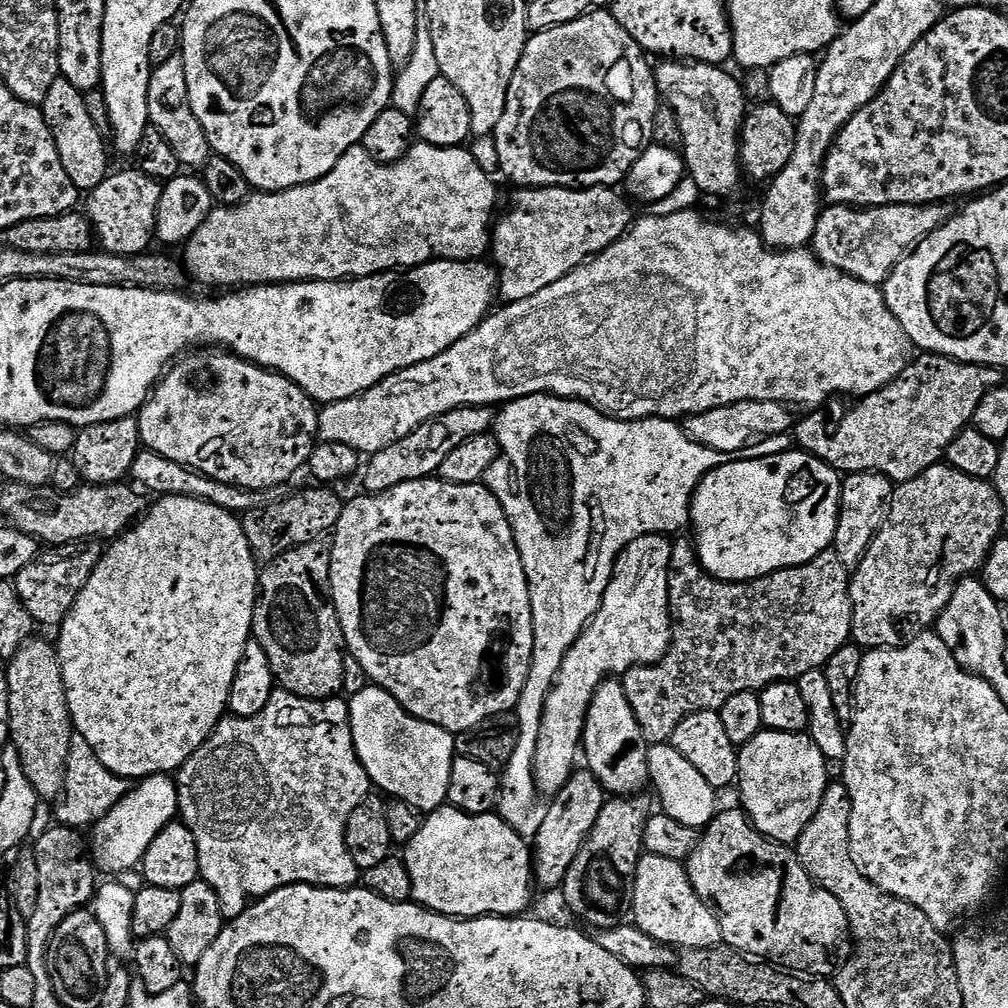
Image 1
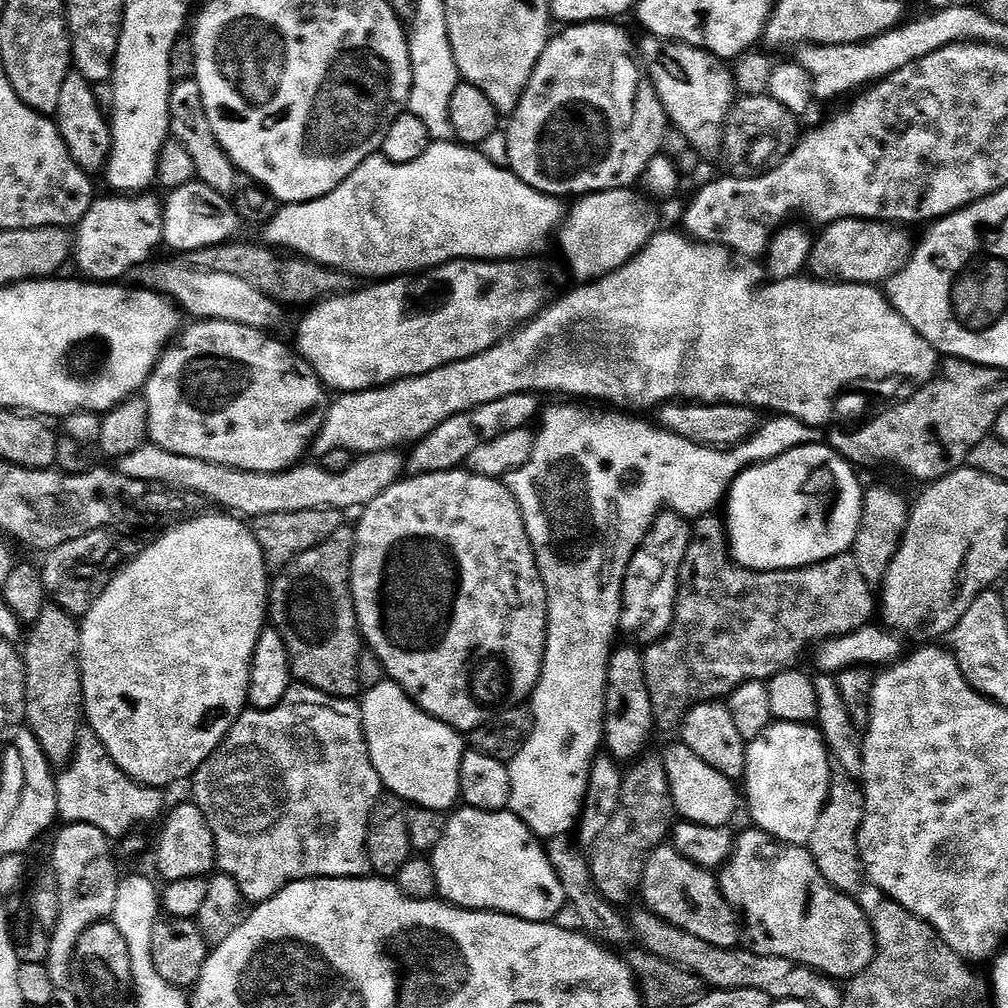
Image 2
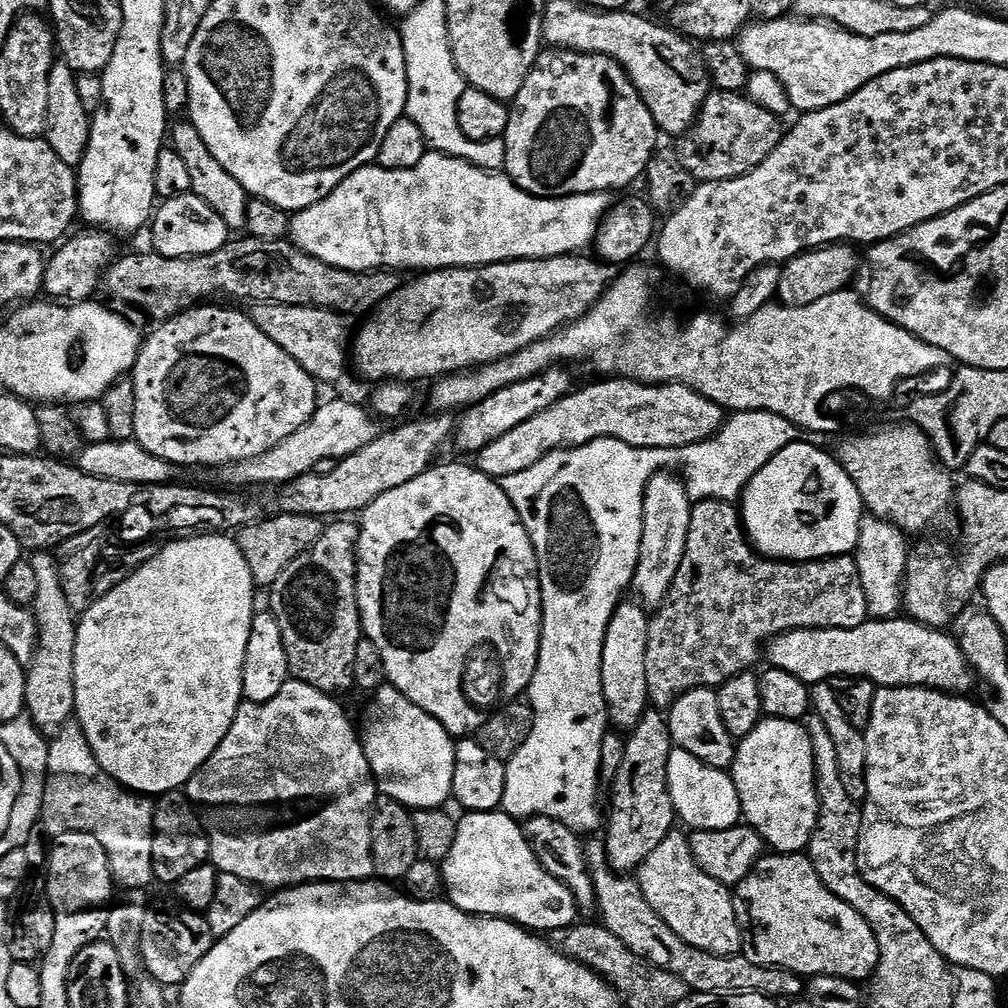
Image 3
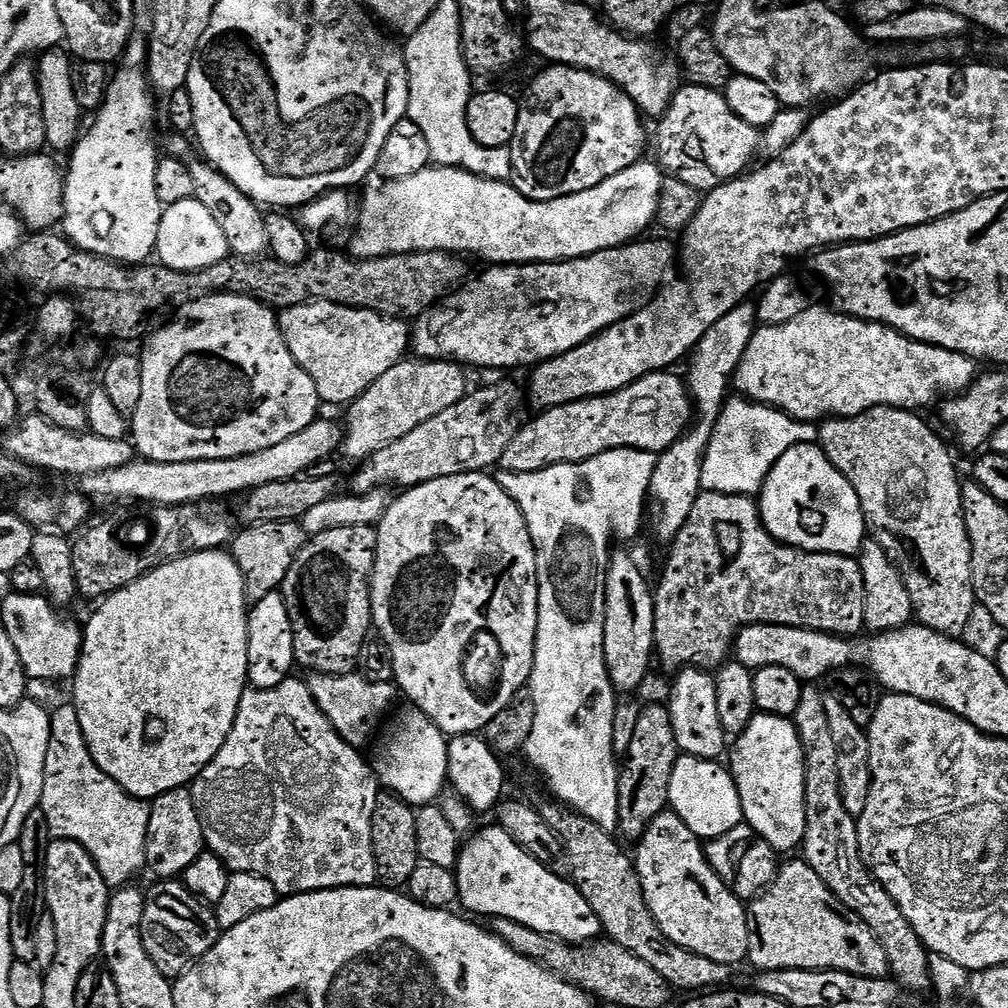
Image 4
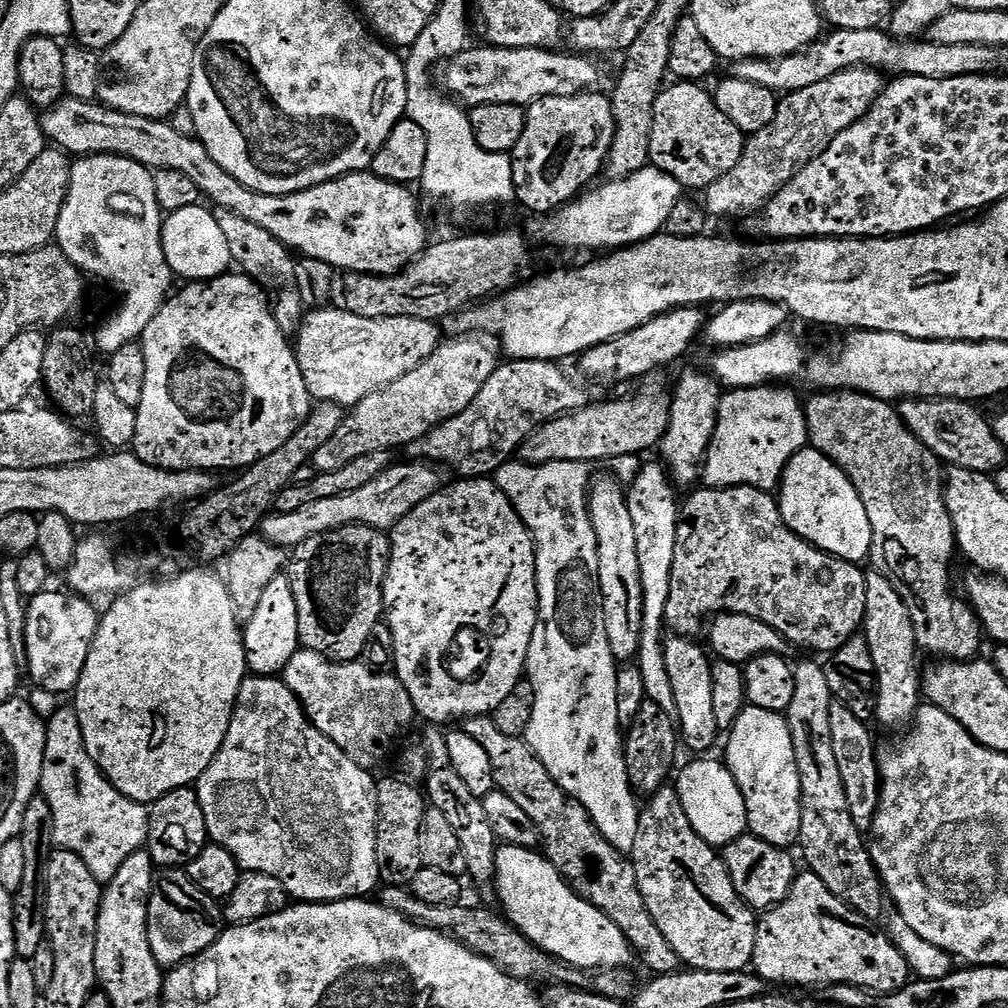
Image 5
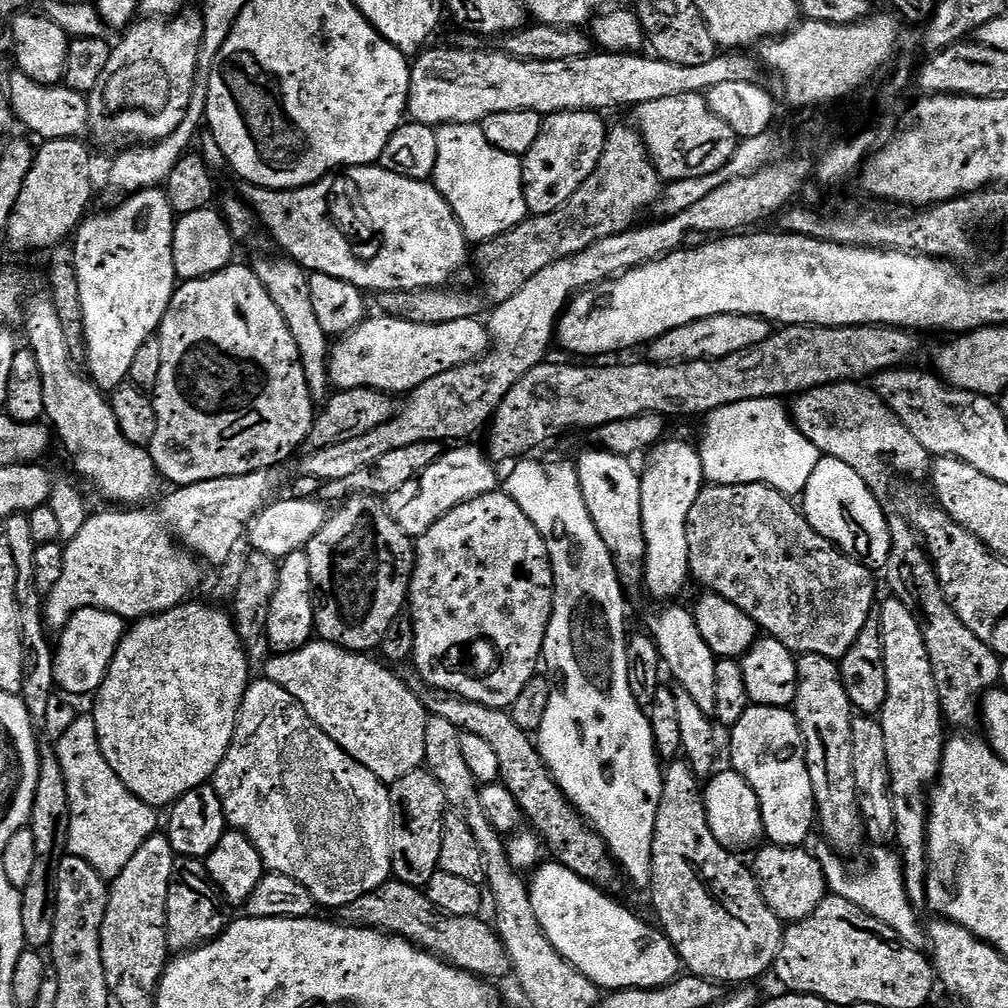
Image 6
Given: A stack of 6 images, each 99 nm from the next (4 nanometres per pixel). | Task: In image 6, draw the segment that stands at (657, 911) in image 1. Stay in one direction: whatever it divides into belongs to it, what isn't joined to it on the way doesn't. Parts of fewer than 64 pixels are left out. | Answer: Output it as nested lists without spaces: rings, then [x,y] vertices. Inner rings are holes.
[[[676,764],[669,772],[667,769],[663,773],[660,798],[656,801],[656,820],[650,841],[652,908],[660,919],[659,931],[691,975],[701,976],[721,986],[740,986],[752,982],[755,976],[762,975],[767,968],[769,971],[775,965],[782,922],[761,898],[751,871],[745,865],[744,868],[740,865],[741,857],[729,852],[713,836],[708,835],[708,820],[704,817],[698,784],[696,788],[689,765],[684,764]]]

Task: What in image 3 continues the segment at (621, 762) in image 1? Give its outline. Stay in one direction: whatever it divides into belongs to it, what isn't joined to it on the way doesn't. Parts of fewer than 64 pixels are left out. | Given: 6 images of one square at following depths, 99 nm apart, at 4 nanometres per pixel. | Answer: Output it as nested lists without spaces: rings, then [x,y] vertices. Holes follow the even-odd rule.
[[[621,602],[610,618],[602,646],[602,690],[608,711],[608,722],[613,729],[635,728],[642,714],[649,711],[646,686],[646,642],[650,616],[639,603]]]

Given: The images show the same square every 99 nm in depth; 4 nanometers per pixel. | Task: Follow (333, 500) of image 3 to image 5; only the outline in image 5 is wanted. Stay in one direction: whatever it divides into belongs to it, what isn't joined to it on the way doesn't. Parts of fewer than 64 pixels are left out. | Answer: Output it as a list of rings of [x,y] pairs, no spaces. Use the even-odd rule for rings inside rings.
[[[513,359],[504,363],[486,380],[482,390],[478,390],[478,398],[474,398],[462,414],[407,445],[406,452],[412,455],[409,457],[413,461],[435,462],[440,466],[449,464],[464,478],[488,478],[509,463],[543,424],[593,403],[589,385],[579,384],[574,377],[567,376],[559,363]]]

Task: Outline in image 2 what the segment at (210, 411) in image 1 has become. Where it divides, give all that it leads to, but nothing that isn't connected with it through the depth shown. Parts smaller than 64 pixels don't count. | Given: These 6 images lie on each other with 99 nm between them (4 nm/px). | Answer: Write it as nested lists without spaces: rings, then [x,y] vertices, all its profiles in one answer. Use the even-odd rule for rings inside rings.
[[[198,320],[189,325],[189,328],[187,325],[164,349],[160,361],[156,363],[156,369],[148,376],[148,382],[142,389],[142,399],[148,411],[148,440],[162,450],[170,450],[170,454],[182,454],[186,458],[198,458],[202,462],[210,462],[223,468],[237,468],[242,472],[284,472],[293,467],[301,459],[299,456],[309,451],[312,441],[324,425],[324,386],[307,371],[299,372],[296,369],[297,361],[294,358],[292,361],[283,346],[278,341],[271,340],[268,332],[259,332],[250,326],[221,320]]]

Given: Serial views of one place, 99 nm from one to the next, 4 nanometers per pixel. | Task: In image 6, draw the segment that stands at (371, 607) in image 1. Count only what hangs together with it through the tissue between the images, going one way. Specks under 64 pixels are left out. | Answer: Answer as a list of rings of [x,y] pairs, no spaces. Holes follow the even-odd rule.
[[[497,490],[454,506],[452,510],[431,524],[421,536],[415,537],[414,544],[416,544],[416,565],[412,568],[412,577],[408,580],[408,588],[406,584],[406,608],[407,611],[408,608],[412,611],[412,652],[410,648],[410,660],[412,656],[413,662],[416,663],[417,674],[430,687],[437,688],[440,691],[437,693],[451,694],[461,700],[478,702],[491,708],[507,709],[518,698],[518,694],[522,692],[525,686],[534,679],[535,672],[532,671],[535,670],[537,661],[541,659],[544,646],[544,627],[548,625],[548,615],[552,613],[552,570],[548,567],[548,551],[544,545],[544,540],[540,537],[534,525],[528,521],[526,514],[522,514],[522,510],[510,499],[507,491]],[[480,632],[484,632],[484,636],[492,636],[492,640],[496,640],[496,648],[500,648],[500,652],[504,652],[504,664],[500,664],[500,668],[496,668],[496,672],[492,672],[492,676],[488,676],[488,680],[484,681],[471,681],[465,680],[464,677],[448,676],[448,672],[452,672],[452,668],[442,668],[442,665],[436,664],[436,656],[440,656],[440,652],[444,652],[444,648],[452,648],[452,644],[458,644],[460,640],[464,640],[468,636],[480,636]]]

